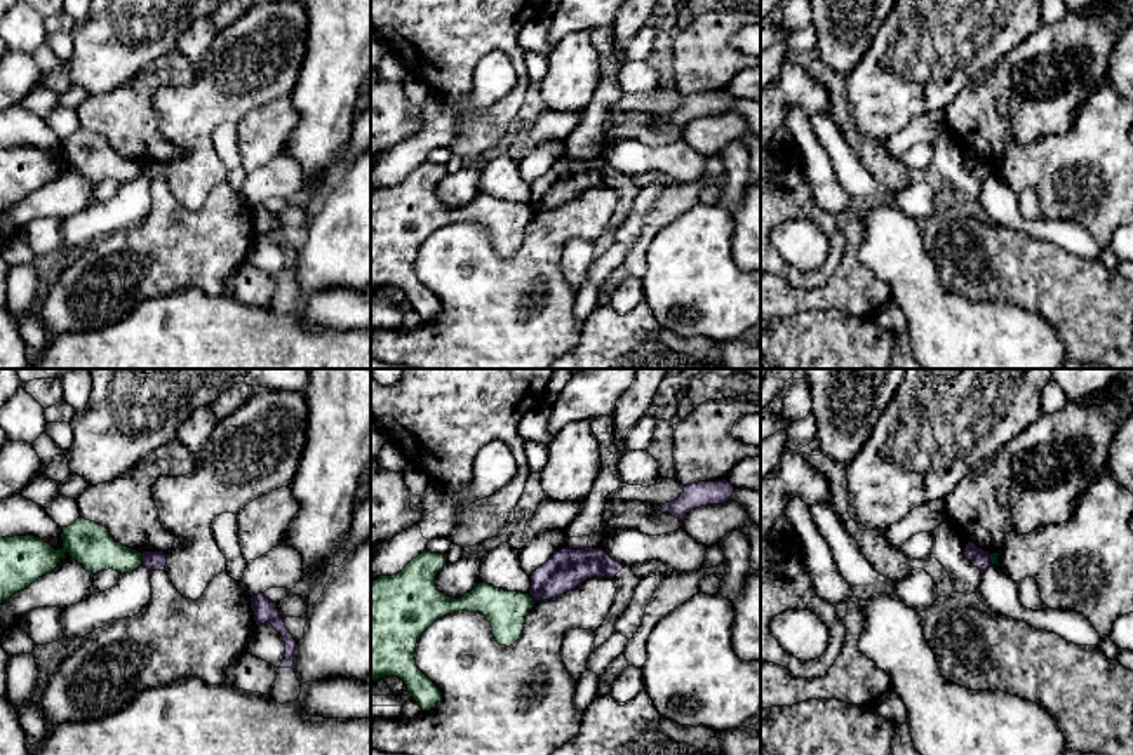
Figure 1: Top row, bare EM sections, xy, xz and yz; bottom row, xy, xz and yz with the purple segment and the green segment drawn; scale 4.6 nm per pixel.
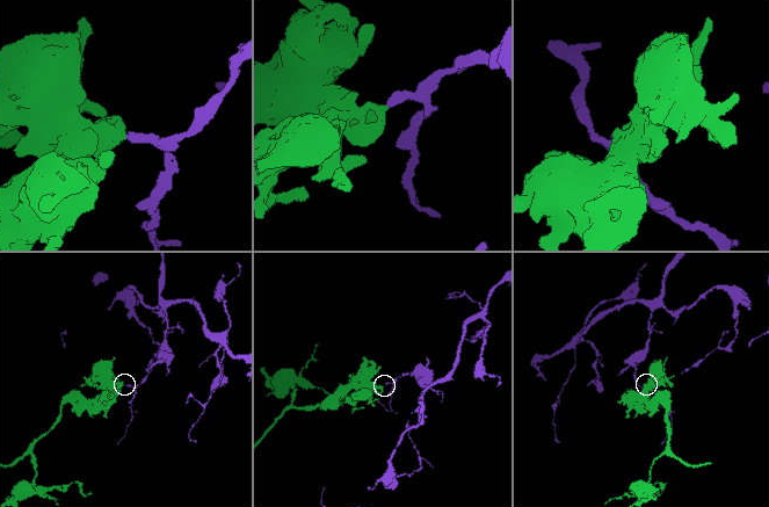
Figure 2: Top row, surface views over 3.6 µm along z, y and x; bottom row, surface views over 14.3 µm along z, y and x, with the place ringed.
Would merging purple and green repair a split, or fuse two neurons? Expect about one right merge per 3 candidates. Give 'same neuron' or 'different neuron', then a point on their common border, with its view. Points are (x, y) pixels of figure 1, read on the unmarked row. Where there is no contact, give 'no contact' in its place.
different neuron | xy (143, 169)

